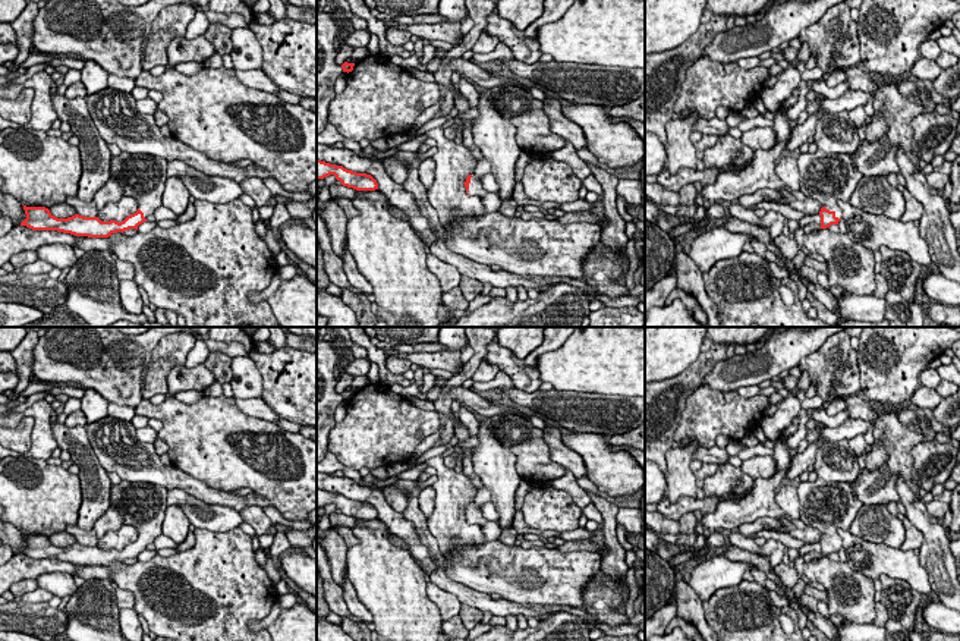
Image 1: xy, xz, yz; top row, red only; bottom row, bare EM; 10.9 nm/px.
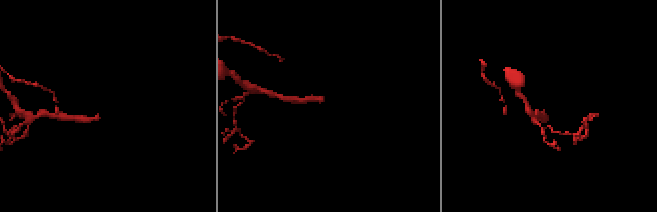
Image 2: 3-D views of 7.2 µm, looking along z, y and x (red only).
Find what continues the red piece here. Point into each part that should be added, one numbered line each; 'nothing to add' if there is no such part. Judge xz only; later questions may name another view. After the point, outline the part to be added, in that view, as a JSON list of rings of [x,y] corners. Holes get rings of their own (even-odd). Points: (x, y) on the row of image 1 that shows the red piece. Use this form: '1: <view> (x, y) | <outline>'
1: xz (475, 187) | [[[472,173],[468,194],[469,195],[478,195],[481,198],[488,195],[488,192],[482,186],[482,180],[475,173]]]

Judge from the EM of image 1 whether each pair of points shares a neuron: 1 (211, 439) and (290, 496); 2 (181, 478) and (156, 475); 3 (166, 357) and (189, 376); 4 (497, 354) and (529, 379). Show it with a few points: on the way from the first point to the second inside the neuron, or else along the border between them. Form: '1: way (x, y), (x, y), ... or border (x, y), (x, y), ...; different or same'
1: way (230, 451), (255, 473), (271, 480); same
2: way (175, 478), (161, 475); same
3: border (183, 363), (178, 364), (167, 376), (167, 392); different
4: way (504, 360), (522, 376); same

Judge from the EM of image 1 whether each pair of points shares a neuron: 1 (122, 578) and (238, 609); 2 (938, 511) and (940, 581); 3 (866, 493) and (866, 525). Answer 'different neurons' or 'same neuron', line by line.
1: same neuron
2: different neurons
3: different neurons

